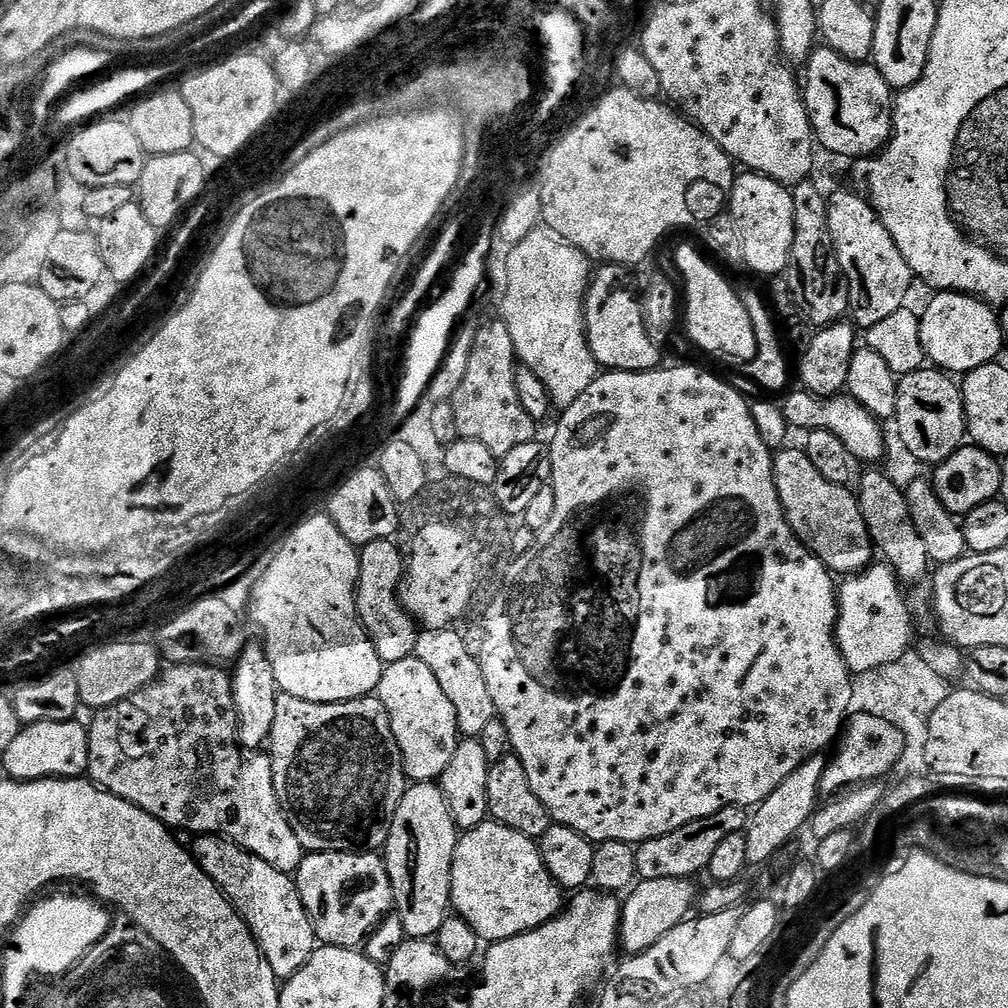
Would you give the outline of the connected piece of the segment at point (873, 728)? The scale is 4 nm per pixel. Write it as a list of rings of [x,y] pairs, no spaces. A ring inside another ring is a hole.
[[[853,715],[847,721],[835,748],[836,753],[833,754],[832,760],[830,756],[824,765],[820,783],[821,793],[828,798],[835,797],[853,786],[883,781],[883,776],[894,771],[896,763],[903,761],[906,756],[902,733],[888,722],[882,722],[882,718],[870,715]]]

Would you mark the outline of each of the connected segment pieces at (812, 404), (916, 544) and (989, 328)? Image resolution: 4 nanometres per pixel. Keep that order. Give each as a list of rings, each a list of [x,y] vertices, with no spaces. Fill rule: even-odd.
[[[803,390],[795,391],[789,391],[783,397],[785,400],[782,400],[784,417],[786,418],[789,429],[796,430],[796,427],[800,427],[804,428],[803,430],[814,428],[828,430],[864,466],[875,465],[872,464],[875,460],[883,458],[884,432],[880,429],[883,428],[881,421],[877,420],[875,416],[870,415],[861,404],[857,403],[853,396],[841,394],[839,396],[825,396],[821,398]]]
[[[876,470],[865,471],[858,480],[858,499],[862,518],[866,522],[866,530],[870,534],[875,551],[879,555],[880,552],[884,555],[881,556],[883,563],[892,569],[901,585],[916,584],[924,575],[925,577],[929,575],[930,561],[926,548],[922,546],[922,538],[910,518],[905,489],[899,488],[890,477],[872,471]]]
[[[936,292],[933,300],[919,313],[922,350],[935,367],[949,373],[967,374],[997,359],[1006,337],[1000,329],[997,311],[976,296],[964,292]]]

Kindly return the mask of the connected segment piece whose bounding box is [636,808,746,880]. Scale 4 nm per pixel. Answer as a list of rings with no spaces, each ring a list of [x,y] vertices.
[[[723,808],[718,814],[710,814],[710,818],[702,818],[674,830],[670,834],[662,834],[662,838],[650,838],[636,848],[636,874],[640,880],[696,878],[699,872],[707,869],[714,849],[730,834],[743,832],[746,827],[746,812],[743,808]]]

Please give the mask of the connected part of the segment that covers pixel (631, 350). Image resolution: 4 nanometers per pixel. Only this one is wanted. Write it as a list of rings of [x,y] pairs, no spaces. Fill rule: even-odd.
[[[605,264],[601,272],[591,277],[584,297],[584,334],[590,354],[601,369],[613,372],[653,372],[661,367],[661,349],[656,348],[646,334],[643,322],[644,305],[624,283],[627,271],[615,264]]]

